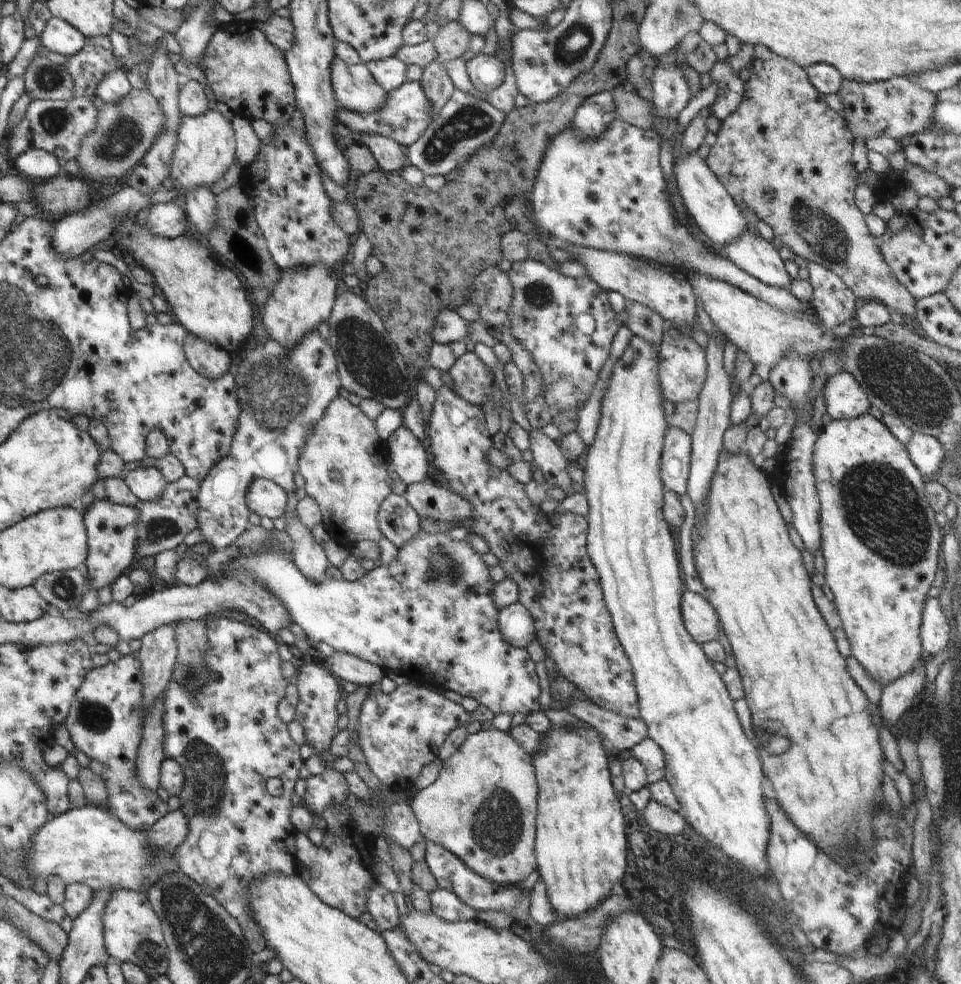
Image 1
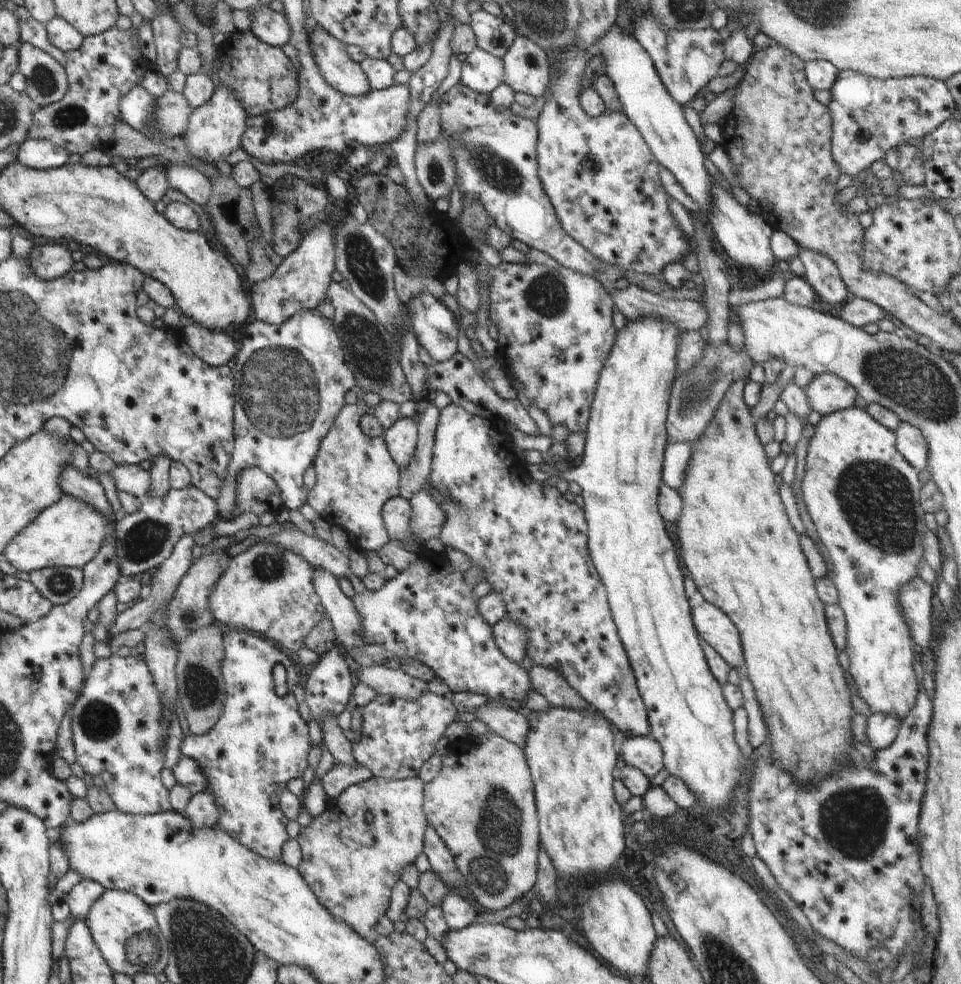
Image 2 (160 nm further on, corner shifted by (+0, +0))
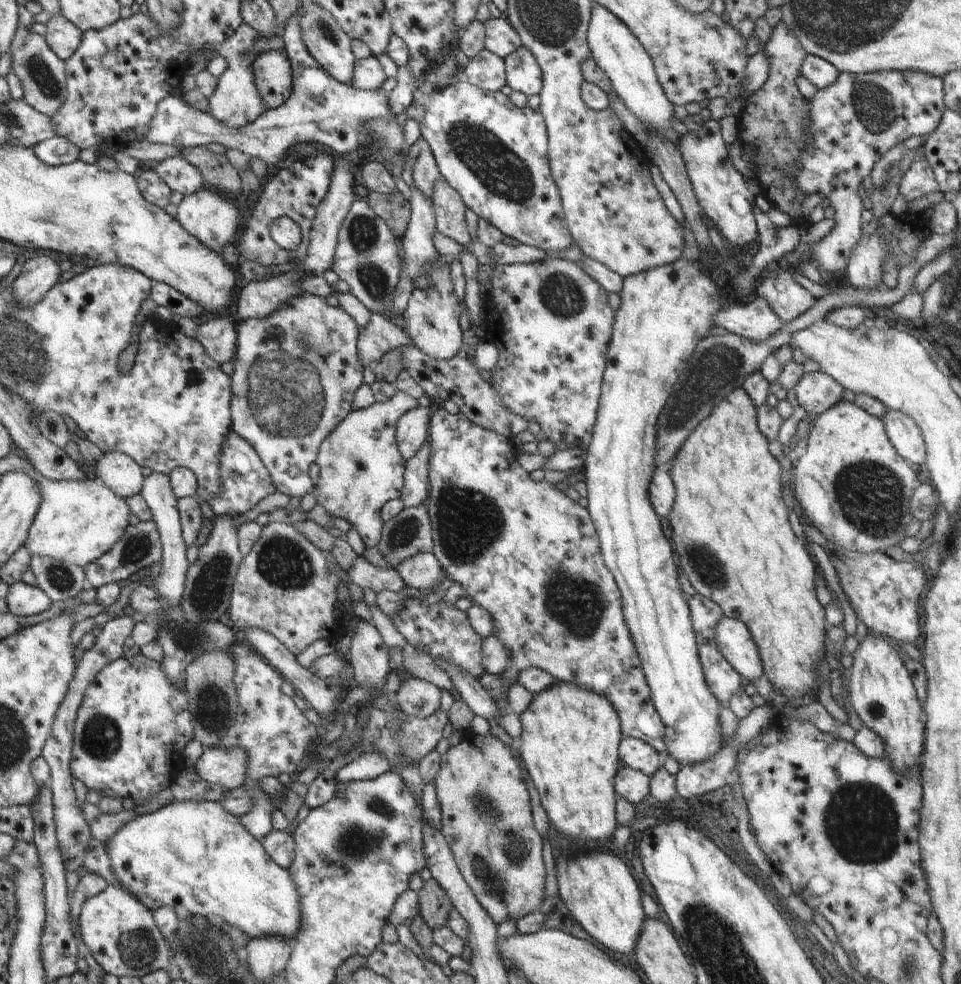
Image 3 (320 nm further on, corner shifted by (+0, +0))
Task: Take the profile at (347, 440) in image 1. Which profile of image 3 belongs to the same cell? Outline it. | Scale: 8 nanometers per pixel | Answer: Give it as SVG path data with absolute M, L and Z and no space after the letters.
M397 390L396 394L383 403L374 403L371 406L350 414L320 443L315 462L320 467L319 479L314 486L314 495L317 504L321 504L332 514L346 519L362 537L365 546L377 546L379 543L383 520L381 508L392 499L398 499L404 486L405 460L402 458L396 444L395 430L398 419L411 408L416 408L419 400Z

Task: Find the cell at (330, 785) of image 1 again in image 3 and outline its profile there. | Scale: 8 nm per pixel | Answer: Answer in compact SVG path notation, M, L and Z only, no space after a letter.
M367 752L358 755L350 764L338 769L333 777L336 783L370 780L391 770L390 763L380 753Z

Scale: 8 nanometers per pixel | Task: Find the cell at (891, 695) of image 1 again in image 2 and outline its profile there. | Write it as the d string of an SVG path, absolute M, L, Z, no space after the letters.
M872 713L866 728L868 746L875 752L888 748L896 740L900 726L900 718L892 714Z

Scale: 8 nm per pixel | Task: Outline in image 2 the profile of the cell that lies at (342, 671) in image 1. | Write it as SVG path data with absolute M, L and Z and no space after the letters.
M359 666L356 669L359 682L368 685L377 695L396 696L402 700L418 700L422 694L429 692L424 680L407 676L399 668L391 670L385 666Z

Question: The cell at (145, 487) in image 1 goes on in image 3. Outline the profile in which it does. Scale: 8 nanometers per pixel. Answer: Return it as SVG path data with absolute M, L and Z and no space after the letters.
M120 451L102 453L94 464L94 472L102 484L125 499L140 493L145 479L142 467Z

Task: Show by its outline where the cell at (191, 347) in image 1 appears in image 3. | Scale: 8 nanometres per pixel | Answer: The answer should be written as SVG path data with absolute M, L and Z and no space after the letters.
M216 316L198 326L195 339L206 349L208 356L220 366L232 360L237 343L237 329L228 318Z

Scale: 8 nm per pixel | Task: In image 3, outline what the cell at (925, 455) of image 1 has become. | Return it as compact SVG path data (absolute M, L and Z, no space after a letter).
M888 409L881 419L892 446L914 467L925 464L927 450L914 420L894 409Z

